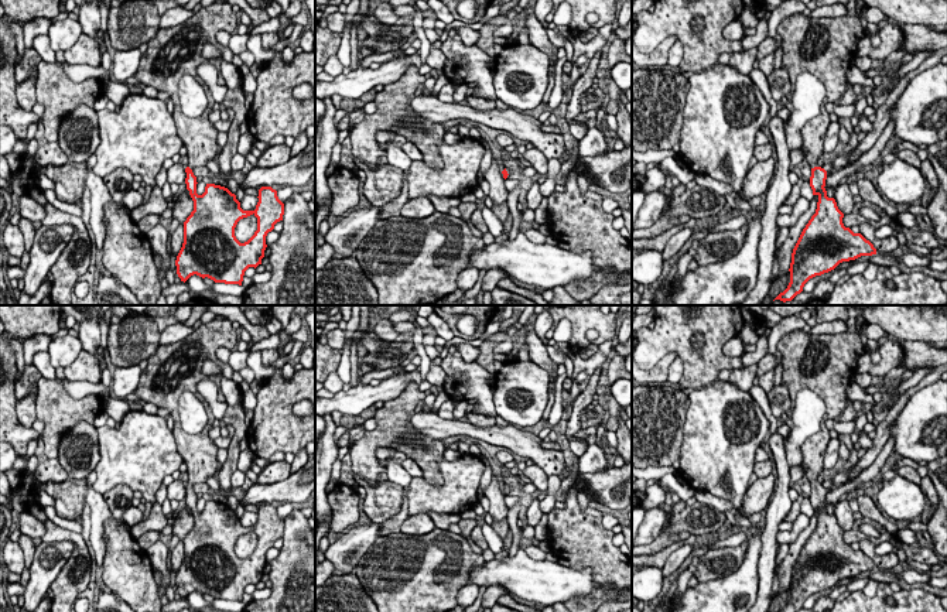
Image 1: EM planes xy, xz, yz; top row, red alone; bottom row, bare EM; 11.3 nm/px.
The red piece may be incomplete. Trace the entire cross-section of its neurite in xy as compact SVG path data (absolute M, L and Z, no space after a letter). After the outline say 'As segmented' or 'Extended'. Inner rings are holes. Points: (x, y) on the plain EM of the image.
M189 483L185 489L194 527L184 539L184 560L175 577L178 594L185 599L196 591L215 599L242 602L245 588L261 581L266 553L283 537L284 520L276 506L261 503L256 526L243 527L236 512L225 503L206 500L205 509L198 512L196 493ZM250 531L257 534L257 547L240 560L235 544Z. As segmented

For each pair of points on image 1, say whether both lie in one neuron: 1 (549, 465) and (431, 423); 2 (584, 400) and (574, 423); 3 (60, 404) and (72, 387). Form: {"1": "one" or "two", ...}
{"1": "one", "2": "one", "3": "two"}

